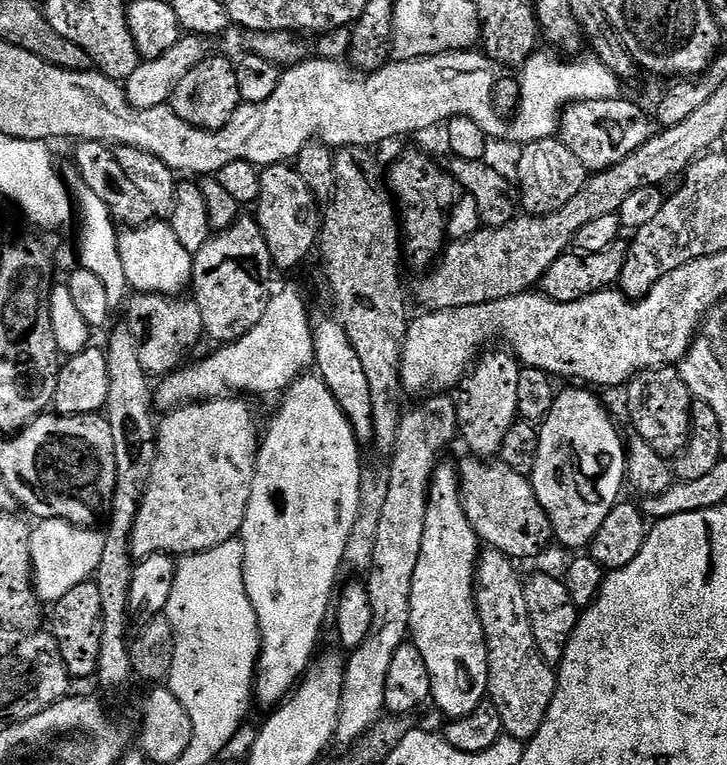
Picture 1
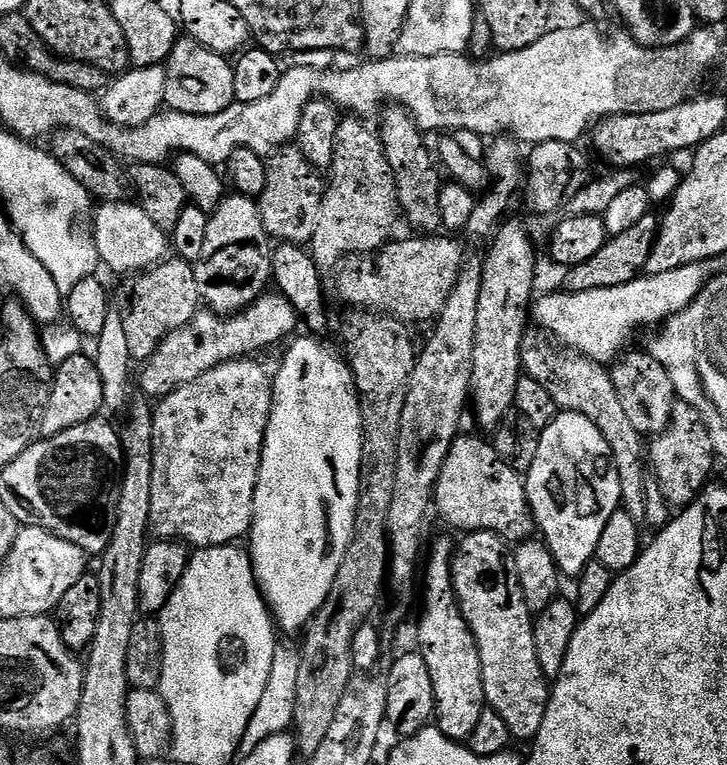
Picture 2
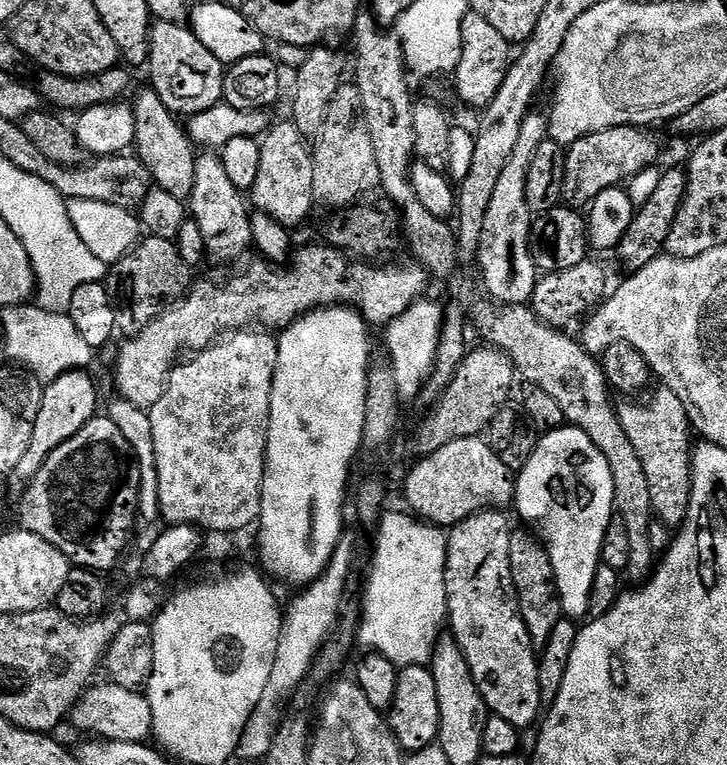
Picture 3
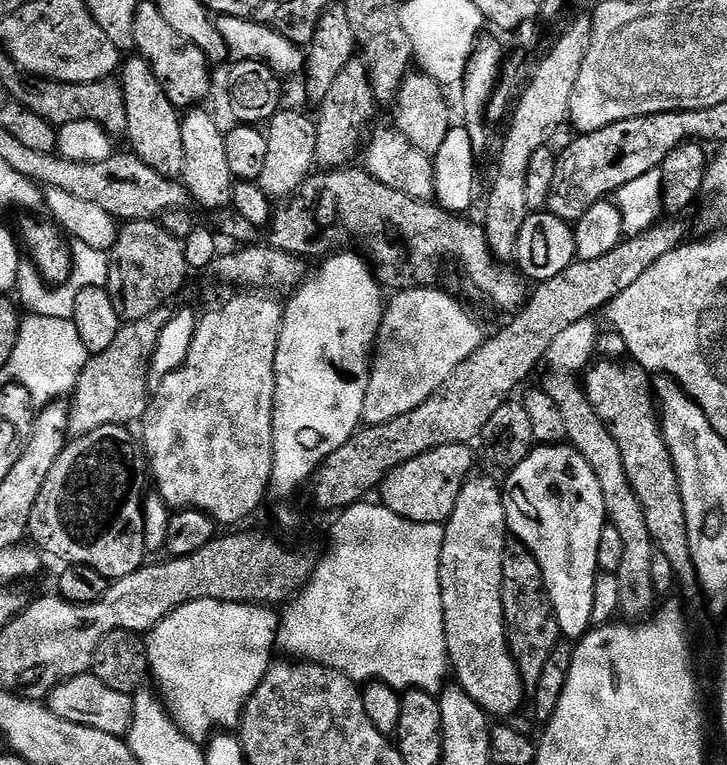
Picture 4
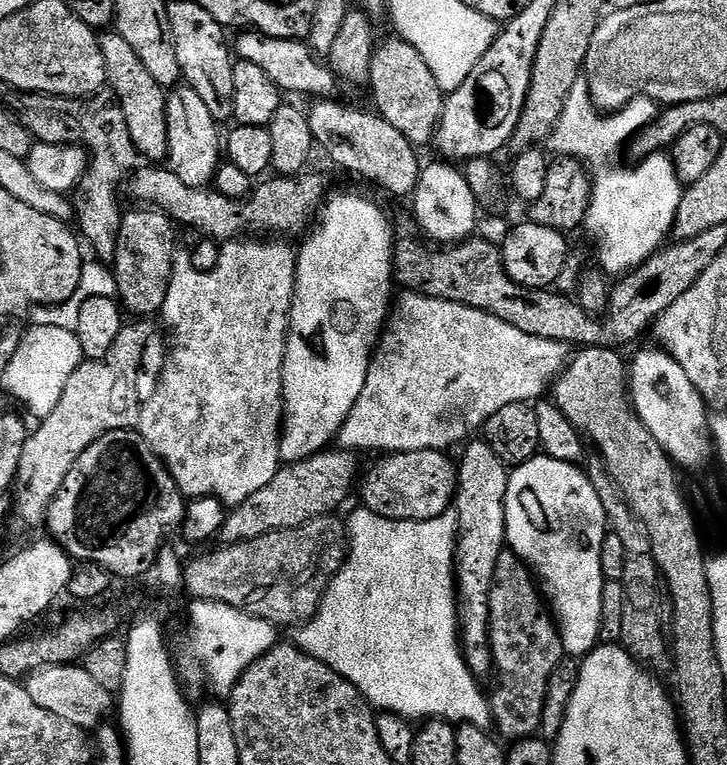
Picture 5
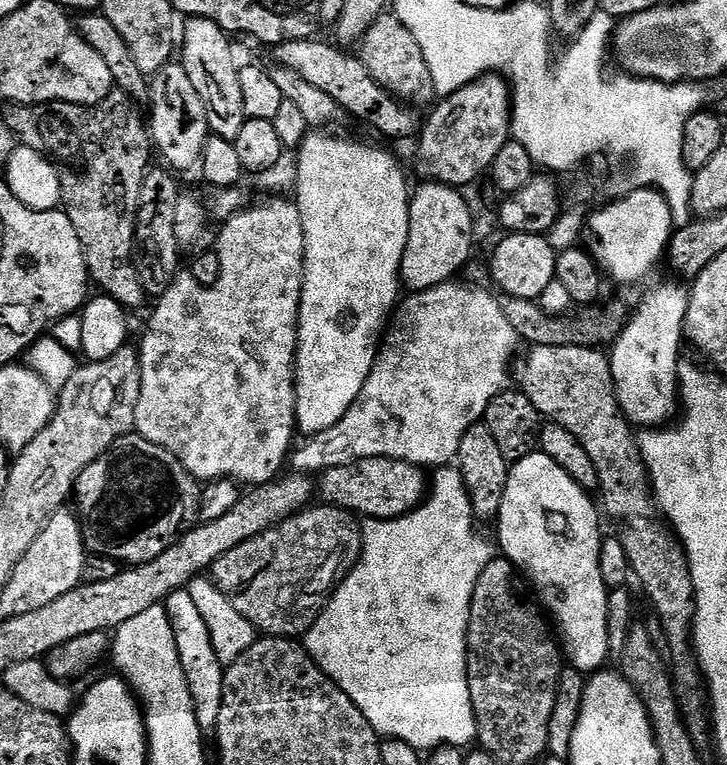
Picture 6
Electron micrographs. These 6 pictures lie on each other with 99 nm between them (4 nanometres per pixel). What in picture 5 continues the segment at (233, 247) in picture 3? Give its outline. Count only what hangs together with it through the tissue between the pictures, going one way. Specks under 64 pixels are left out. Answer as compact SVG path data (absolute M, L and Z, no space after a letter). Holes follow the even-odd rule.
M177 86L168 92L166 106L166 126L170 134L168 143L167 167L172 169L186 186L207 188L215 181L216 172L222 163L222 132L218 129L218 121L210 114L210 106L194 94L187 86Z

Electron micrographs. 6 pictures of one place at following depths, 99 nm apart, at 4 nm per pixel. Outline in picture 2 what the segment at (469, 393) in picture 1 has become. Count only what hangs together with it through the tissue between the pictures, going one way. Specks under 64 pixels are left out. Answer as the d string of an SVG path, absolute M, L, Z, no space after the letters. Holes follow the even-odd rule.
M505 219L495 229L491 237L492 249L484 256L482 270L482 294L478 294L478 326L474 326L474 362L472 363L472 387L470 389L470 412L488 431L495 433L496 428L513 411L516 391L522 375L520 350L524 345L524 333L530 324L530 309L534 303L532 283L536 280L536 252L529 229L516 220Z

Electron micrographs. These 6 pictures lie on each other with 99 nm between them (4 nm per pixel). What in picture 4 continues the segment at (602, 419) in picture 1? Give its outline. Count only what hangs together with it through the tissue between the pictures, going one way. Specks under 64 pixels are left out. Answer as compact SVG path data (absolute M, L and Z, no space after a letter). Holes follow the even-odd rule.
M567 443L546 444L532 449L532 453L514 469L507 473L508 481L503 481L504 509L508 519L509 533L521 540L538 558L538 566L542 566L544 585L556 612L561 637L565 641L575 642L593 627L594 614L594 582L598 575L598 542L602 538L602 530L606 523L602 486L598 486L598 478L578 454L578 450Z

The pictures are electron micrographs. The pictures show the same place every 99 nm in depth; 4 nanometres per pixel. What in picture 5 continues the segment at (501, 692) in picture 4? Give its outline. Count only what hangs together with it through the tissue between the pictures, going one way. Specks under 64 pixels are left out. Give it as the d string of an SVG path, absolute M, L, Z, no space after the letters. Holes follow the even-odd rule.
M472 438L463 445L464 457L459 457L458 460L458 483L456 485L456 498L454 501L454 511L458 517L458 539L456 542L456 566L454 575L456 578L456 590L458 593L458 616L462 621L462 651L464 660L468 663L468 669L473 676L483 678L483 676L491 677L494 669L492 667L492 634L490 631L490 614L488 613L488 595L492 589L494 582L494 570L498 566L498 554L502 554L506 550L506 537L504 531L506 530L506 490L508 489L508 477L510 475L509 465L502 462L502 458L498 458L498 454L494 454L494 450L490 450L490 446L483 440L483 438Z

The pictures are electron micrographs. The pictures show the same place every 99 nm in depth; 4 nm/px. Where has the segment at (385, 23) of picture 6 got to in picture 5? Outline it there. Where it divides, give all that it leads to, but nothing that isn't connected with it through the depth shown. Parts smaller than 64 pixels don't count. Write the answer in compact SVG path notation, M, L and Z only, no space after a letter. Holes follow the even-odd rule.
M391 39L377 47L370 62L370 89L372 100L376 103L375 111L411 144L431 145L436 139L436 128L442 118L446 94L438 86L434 74L430 74L430 66L422 62L422 54L418 54L410 42Z

